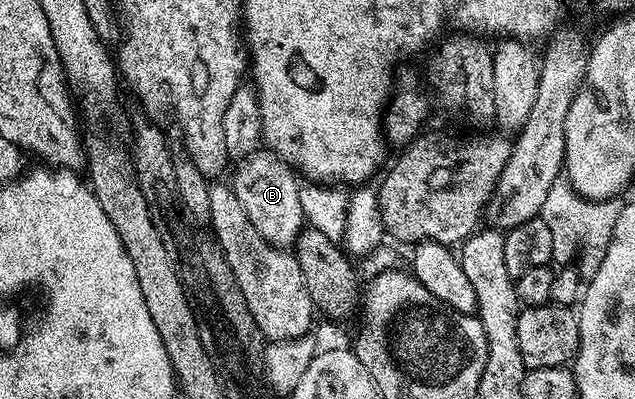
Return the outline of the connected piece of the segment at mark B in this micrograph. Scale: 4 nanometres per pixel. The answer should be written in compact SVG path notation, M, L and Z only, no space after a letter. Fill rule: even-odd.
M264 147L243 158L237 165L240 166L236 170L231 170L230 184L234 195L238 195L238 203L242 203L246 215L250 215L250 223L254 223L258 235L278 249L295 246L306 222L300 198L302 185L296 182L297 174L293 166L287 165L281 157Z

